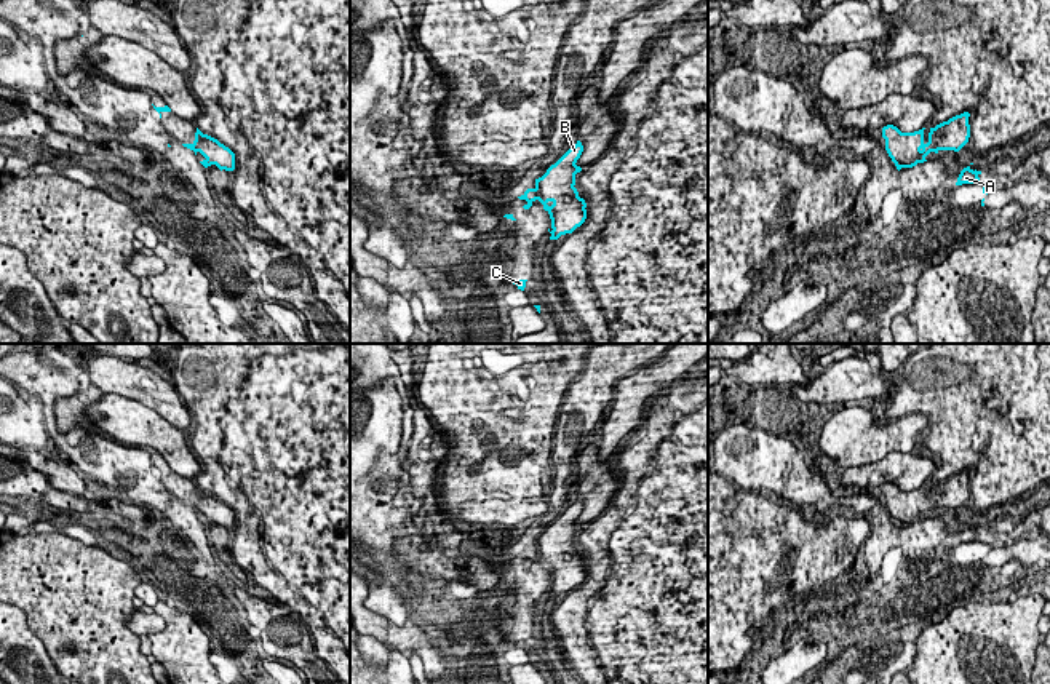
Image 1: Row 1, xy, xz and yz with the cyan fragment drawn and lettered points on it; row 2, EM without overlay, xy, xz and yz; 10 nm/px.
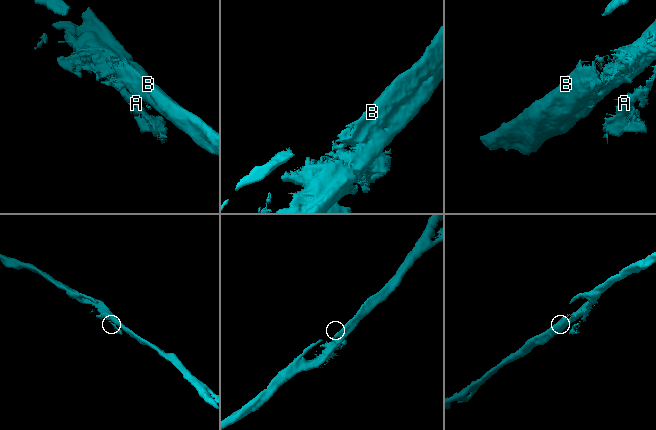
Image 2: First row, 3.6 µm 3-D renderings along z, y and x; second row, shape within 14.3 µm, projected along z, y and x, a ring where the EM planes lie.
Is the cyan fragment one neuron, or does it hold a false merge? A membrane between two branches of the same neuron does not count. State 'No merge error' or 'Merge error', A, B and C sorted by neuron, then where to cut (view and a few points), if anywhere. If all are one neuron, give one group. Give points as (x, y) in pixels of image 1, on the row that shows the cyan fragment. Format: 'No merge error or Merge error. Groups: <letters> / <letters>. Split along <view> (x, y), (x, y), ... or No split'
No merge error. Groups: A B C. No split

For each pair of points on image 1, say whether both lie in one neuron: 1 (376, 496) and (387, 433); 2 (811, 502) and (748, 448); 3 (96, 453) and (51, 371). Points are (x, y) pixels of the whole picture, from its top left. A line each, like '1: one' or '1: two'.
1: one
2: one
3: one

